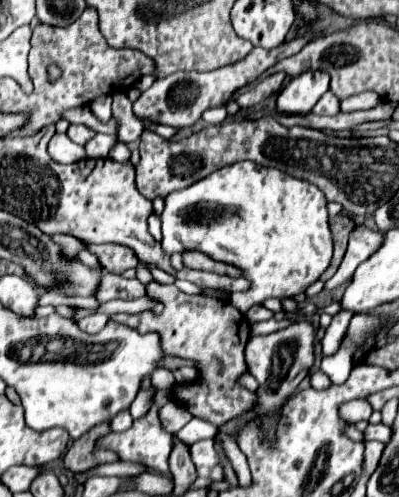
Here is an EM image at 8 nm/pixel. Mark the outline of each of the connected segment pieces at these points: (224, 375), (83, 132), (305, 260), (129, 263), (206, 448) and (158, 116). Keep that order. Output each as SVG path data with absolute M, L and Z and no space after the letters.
M156 281L146 287L146 295L164 305L160 315L142 311L138 314L118 313L110 319L142 333L158 331L162 335L162 351L166 351L166 355L194 361L198 379L172 387L170 399L186 407L194 417L210 421L216 427L222 427L234 417L250 411L250 407L254 407L254 393L238 383L240 375L248 371L244 361L244 347L250 339L250 323L246 315L242 315L230 301L208 295L186 295L174 285L160 285Z
M70 125L70 127L68 127L68 131L66 131L66 135L68 135L74 143L84 145L84 141L86 141L86 139L94 137L94 131L90 131L88 127L82 127L82 125Z
M250 161L226 165L214 171L214 175L208 175L182 191L170 193L166 197L166 207L160 221L164 235L162 249L168 255L194 249L210 255L210 259L234 265L242 271L244 279L250 283L250 289L240 293L240 297L230 297L240 311L248 311L252 305L262 303L268 297L284 299L306 291L320 279L332 259L332 233L328 227L326 197L322 191L312 183L286 175L284 171L258 167Z
M90 245L88 247L90 253L94 253L100 263L104 265L106 271L110 273L124 273L130 267L138 267L138 257L134 255L134 251L130 251L130 247L122 247L122 245Z
M198 441L190 447L191 458L200 477L210 477L212 481L224 481L224 467L216 455L214 441Z
M302 37L302 39L294 39L288 43L282 43L276 49L262 49L262 47L254 47L250 51L250 55L230 67L222 67L216 71L208 71L208 73L198 73L198 71L178 71L172 73L164 79L156 79L154 85L150 89L146 89L136 101L134 101L134 115L144 119L144 121L152 121L152 123L160 123L160 125L172 125L172 127L192 127L194 123L200 121L202 113L206 109L214 109L214 107L226 107L226 103L234 97L234 91L254 83L254 79L258 79L266 69L274 67L274 63L292 57L294 53L298 53L306 43L310 41L310 37Z

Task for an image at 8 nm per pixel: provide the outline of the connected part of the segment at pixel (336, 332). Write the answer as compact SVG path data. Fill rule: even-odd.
M346 309L340 311L338 315L334 315L334 319L332 319L332 323L330 323L330 327L326 329L324 339L322 339L322 355L324 355L324 357L334 355L334 353L338 351L344 335L346 335L346 331L348 331L348 323L350 323L352 315L354 315L354 311L346 311Z

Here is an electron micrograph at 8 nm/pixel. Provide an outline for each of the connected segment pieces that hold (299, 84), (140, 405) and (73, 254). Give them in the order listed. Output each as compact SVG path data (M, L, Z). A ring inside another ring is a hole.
M304 71L290 79L278 95L278 111L282 113L308 113L314 103L328 91L330 75L324 71Z
M152 385L148 389L140 389L138 391L136 401L130 405L130 414L134 419L140 419L150 411L150 407L154 403L154 393L156 393L156 389Z
M52 235L50 239L54 239L54 243L62 247L62 255L66 255L68 259L78 259L80 249L86 247L86 243L82 243L80 239L74 239L72 235Z

